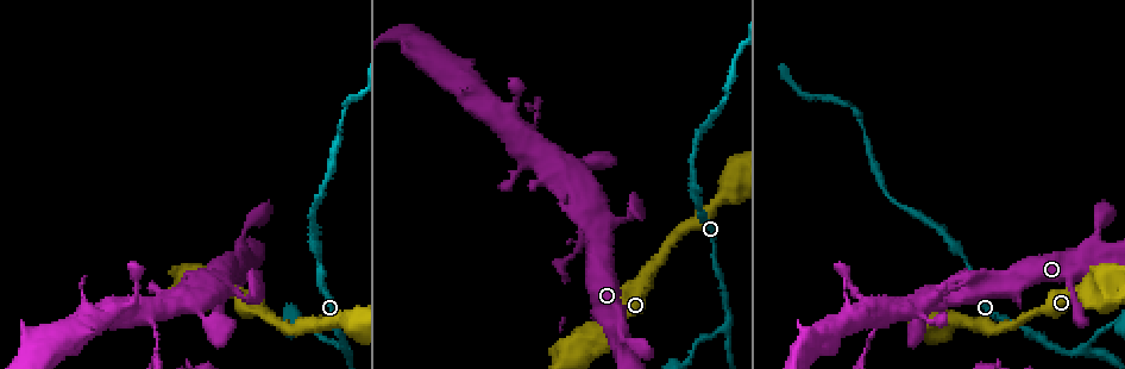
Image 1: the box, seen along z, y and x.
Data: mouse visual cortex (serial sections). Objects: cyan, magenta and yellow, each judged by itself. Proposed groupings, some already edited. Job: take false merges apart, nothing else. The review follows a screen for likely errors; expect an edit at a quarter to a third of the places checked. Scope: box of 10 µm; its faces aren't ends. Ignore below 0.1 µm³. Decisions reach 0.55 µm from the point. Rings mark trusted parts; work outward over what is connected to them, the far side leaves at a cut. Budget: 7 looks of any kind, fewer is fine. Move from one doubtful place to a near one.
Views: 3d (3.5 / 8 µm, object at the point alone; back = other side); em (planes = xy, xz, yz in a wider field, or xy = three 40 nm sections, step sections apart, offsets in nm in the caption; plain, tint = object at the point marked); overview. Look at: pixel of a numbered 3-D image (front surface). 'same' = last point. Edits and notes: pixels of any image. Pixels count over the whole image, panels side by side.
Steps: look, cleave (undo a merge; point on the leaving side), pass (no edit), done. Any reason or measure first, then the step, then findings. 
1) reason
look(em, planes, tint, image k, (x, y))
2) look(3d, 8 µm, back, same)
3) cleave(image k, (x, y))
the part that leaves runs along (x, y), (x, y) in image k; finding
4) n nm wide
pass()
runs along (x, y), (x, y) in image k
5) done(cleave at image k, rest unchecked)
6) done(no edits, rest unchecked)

three-way junction
look(3d, 3.5 µm, image 1, (1083, 349))

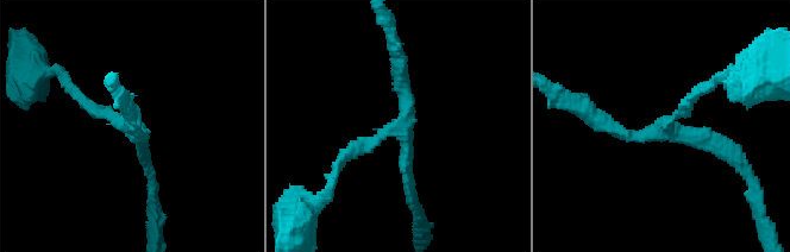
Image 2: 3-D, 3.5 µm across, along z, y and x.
now the EM
look(em, xy, step 3, tint, image 2, (663, 128))

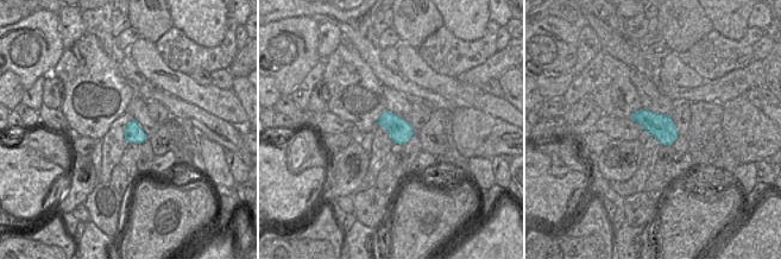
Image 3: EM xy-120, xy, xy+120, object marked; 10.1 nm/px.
pass()
runs along (400, 60), (407, 120), (340, 163) in image 2; all the same cell

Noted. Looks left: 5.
closes a loop
look(3d, 8 µm, image 1, (564, 210))

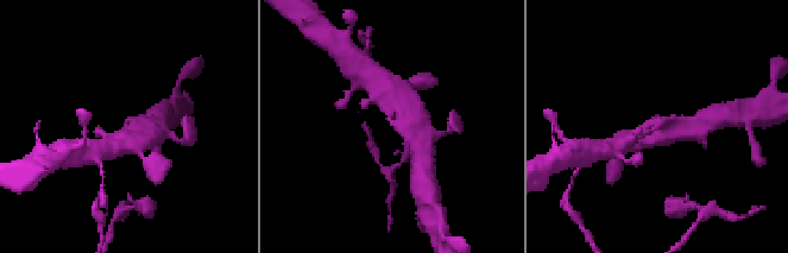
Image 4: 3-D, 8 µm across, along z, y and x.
look(3d, 3.5 µm, same)

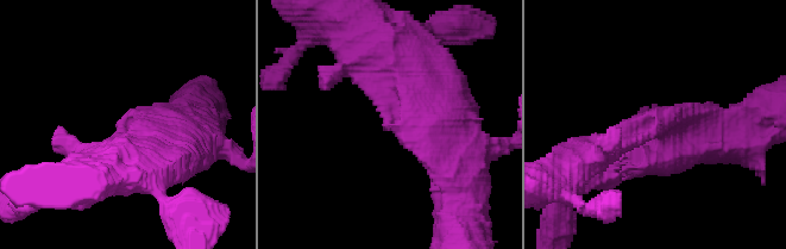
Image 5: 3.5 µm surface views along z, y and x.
pass()
runs along (187, 144), (161, 123), (117, 123) in image 5; all the same cell

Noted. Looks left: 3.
sudden change in width
look(3d, 8 µm, image 1, (157, 345))

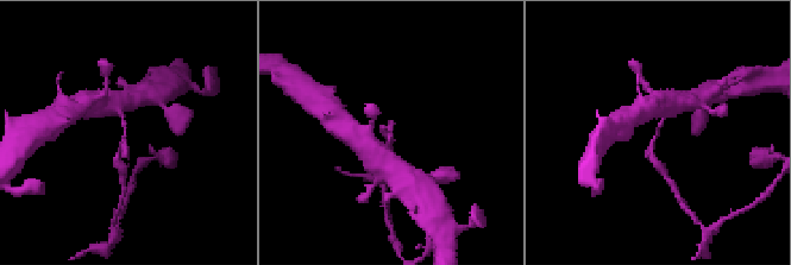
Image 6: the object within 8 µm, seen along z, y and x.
arms of 150, 250 nm
look(em, planes, tint, same)

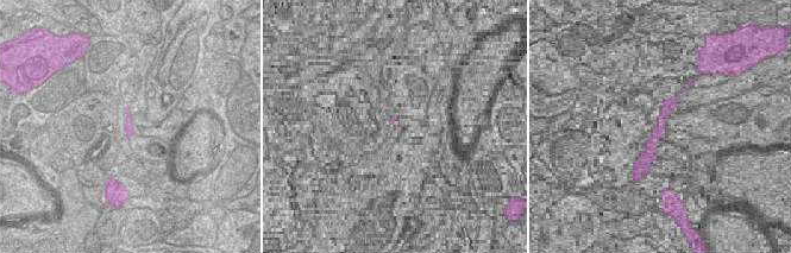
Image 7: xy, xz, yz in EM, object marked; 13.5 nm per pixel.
cleave(image 6, (123, 145))
the part that leaves runs along (123, 119), (124, 147), (113, 159) in image 6; two cells meet here

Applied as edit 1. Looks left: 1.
done(cleave at image 6, rest unchecked)

